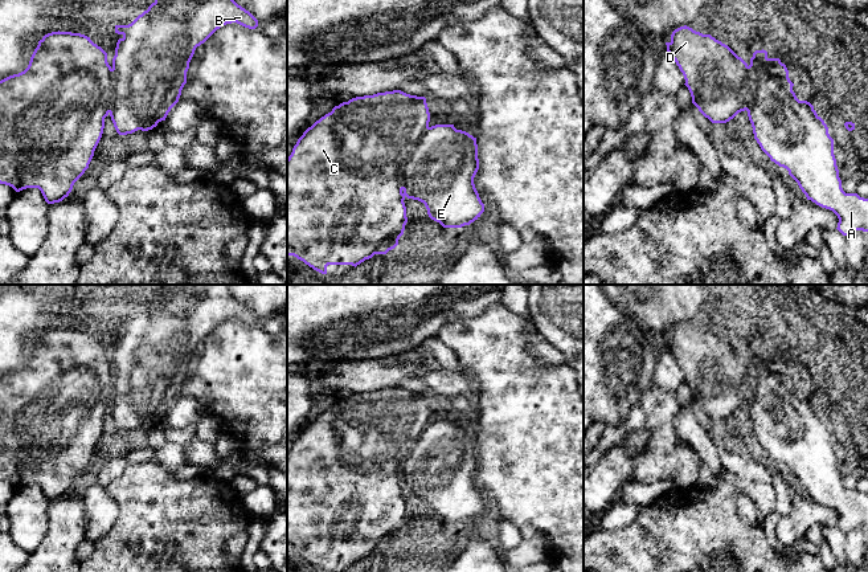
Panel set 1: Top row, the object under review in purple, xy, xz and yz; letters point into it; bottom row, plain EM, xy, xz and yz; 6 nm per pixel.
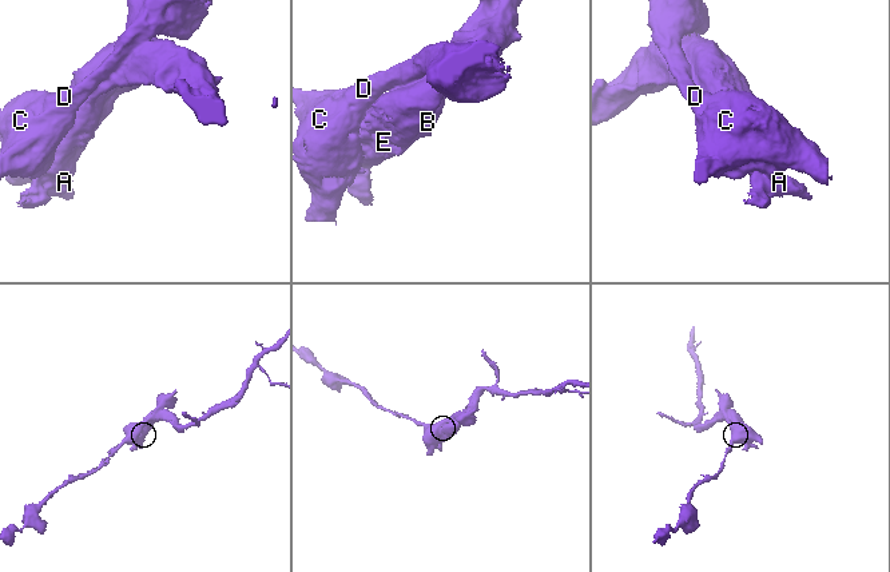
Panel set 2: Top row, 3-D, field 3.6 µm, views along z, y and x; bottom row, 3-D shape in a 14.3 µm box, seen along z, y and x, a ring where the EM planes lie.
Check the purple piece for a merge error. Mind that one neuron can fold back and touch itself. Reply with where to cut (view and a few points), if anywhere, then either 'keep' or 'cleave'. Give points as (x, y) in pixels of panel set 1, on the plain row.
cut xz (429, 424), (400, 465), (398, 478), (401, 485); cleave

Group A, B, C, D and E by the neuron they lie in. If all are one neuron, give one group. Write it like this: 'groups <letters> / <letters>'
groups A B E / C D

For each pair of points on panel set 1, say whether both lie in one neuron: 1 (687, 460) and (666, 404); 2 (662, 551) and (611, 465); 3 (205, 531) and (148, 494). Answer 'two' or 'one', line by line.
1: one
2: two
3: one

